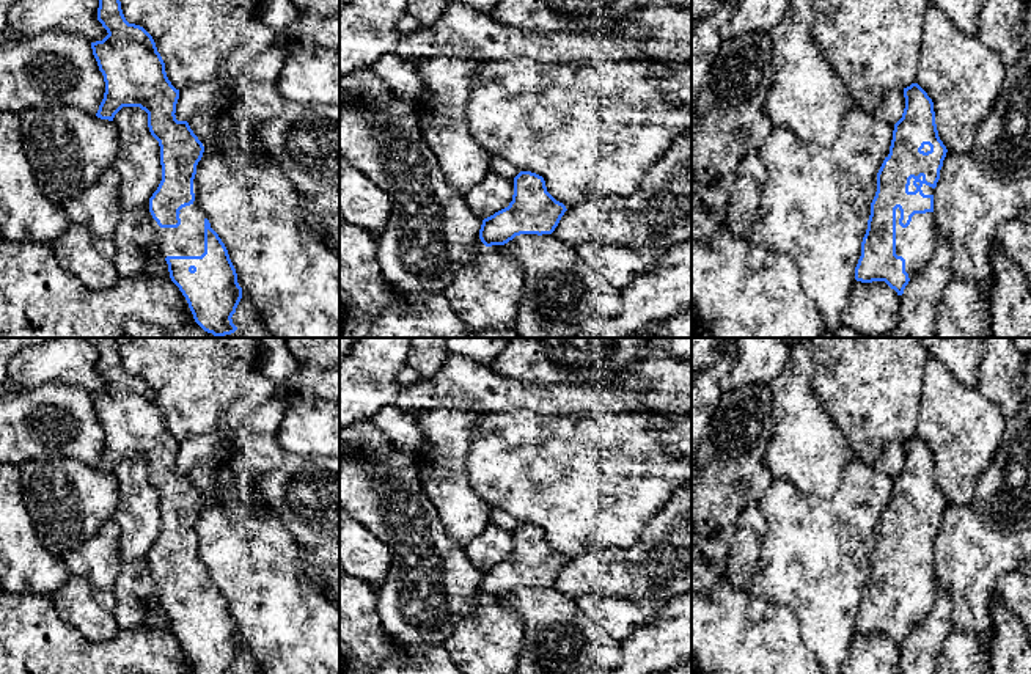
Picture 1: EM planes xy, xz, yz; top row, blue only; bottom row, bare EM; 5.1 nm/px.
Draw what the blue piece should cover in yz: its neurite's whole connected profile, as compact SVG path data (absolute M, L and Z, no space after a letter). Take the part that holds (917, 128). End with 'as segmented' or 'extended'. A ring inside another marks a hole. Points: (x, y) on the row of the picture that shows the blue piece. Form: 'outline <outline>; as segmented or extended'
outline M912 83L904 88L905 108L894 124L890 154L877 173L877 192L871 203L868 229L861 242L861 256L855 280L885 281L897 295L921 273L934 255L938 228L934 215L934 189L946 157L946 146L938 137L934 102L927 93Z; extended

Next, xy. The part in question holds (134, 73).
outline M99 0L97 20L108 35L102 41L91 42L105 82L104 99L96 116L113 121L123 107L140 107L148 113L148 127L159 141L162 165L162 181L149 198L148 209L170 278L185 297L195 322L204 332L215 338L231 335L237 330L231 317L242 299L242 288L225 244L211 228L200 204L195 174L204 146L187 121L176 119L179 90L168 80L152 36L143 27L126 20L119 0Z; extended

